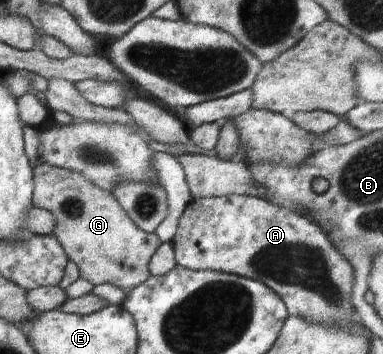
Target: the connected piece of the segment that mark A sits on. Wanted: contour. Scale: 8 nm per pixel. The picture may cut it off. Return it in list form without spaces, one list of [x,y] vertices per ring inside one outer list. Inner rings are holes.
[[[254,196],[192,199],[178,220],[171,242],[176,264],[191,270],[221,271],[262,282],[282,298],[289,317],[299,316],[313,324],[323,324],[346,332],[352,332],[359,322],[351,302],[355,280],[352,264],[314,220],[282,205]]]

